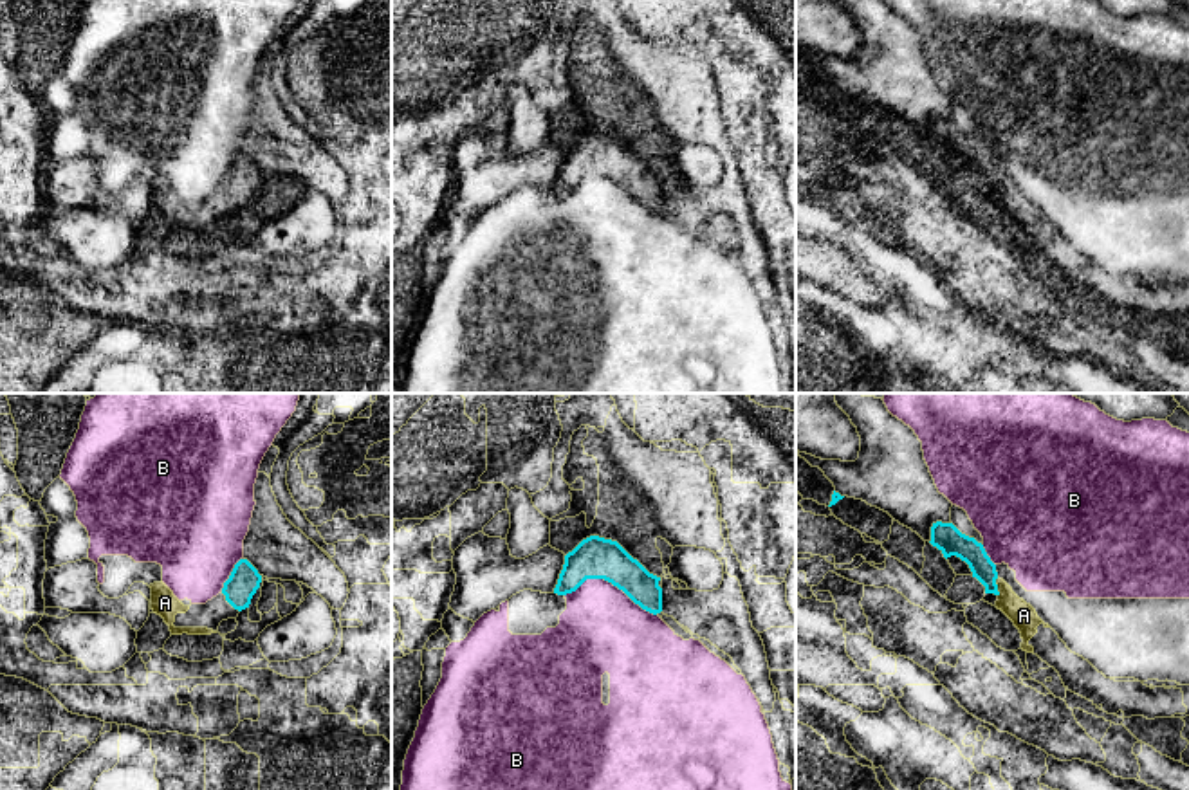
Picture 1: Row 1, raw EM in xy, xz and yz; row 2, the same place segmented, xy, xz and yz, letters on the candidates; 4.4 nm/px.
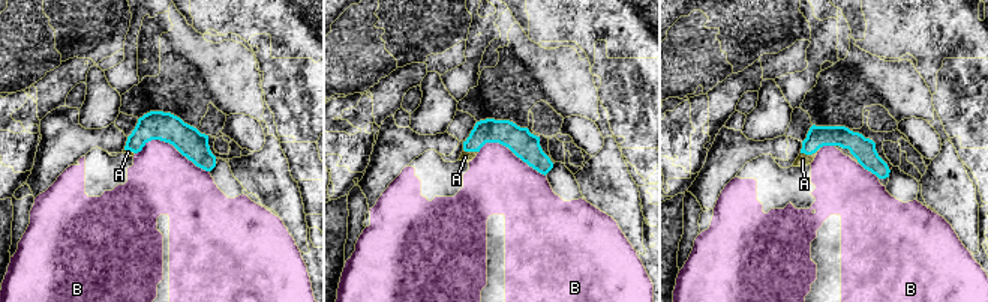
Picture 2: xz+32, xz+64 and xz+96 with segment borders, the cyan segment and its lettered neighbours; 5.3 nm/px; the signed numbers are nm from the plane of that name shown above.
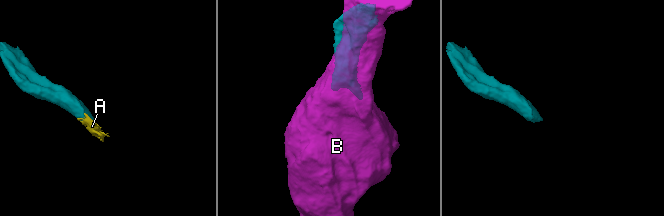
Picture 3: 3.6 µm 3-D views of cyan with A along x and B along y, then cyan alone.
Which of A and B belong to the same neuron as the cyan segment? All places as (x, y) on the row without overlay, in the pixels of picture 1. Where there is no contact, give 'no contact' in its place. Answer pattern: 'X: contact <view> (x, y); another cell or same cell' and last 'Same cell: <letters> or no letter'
A: contact yz (996, 183); same cell
B: contact xz (610, 177); another cell
Same cell: A

